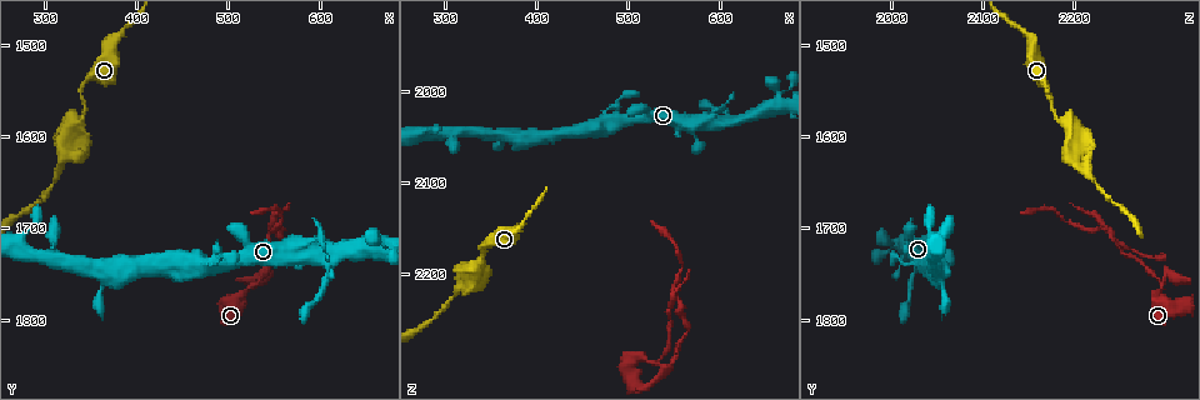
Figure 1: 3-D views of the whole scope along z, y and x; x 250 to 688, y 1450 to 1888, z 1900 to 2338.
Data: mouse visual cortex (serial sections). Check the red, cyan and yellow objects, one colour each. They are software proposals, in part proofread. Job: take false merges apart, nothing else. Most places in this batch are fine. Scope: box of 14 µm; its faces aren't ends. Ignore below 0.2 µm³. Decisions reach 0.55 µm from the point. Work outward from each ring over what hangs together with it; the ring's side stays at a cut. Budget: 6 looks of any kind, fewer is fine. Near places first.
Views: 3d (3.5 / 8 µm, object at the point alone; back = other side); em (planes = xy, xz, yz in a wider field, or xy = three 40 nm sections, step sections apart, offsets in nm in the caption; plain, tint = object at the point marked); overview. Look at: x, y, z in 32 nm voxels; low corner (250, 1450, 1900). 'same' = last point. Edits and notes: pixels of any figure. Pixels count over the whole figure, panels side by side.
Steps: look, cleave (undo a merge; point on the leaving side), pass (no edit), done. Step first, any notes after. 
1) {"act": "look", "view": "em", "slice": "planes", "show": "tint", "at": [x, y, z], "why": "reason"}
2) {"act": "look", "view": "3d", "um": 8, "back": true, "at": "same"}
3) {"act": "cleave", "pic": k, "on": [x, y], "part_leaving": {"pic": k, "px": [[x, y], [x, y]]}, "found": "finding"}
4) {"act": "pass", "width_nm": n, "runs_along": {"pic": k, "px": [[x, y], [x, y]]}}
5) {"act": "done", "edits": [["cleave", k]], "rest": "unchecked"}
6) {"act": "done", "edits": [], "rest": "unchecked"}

{"act": "look", "view": "3d", "um": 8, "at": [665, 1715, 2005], "why": "two arms at a narrow angle"}

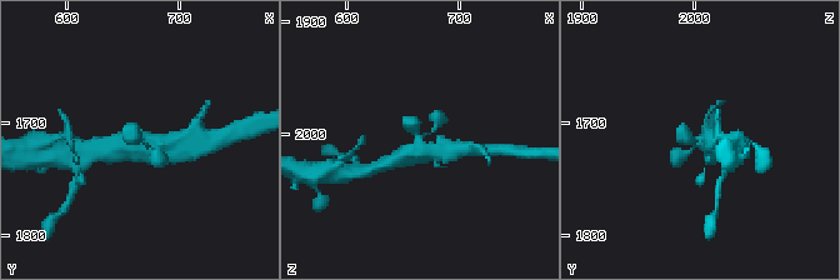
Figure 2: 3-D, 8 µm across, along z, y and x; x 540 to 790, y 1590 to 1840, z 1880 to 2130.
{"act": "look", "view": "3d", "um": 3.5, "at": [666, 1716, 2008]}

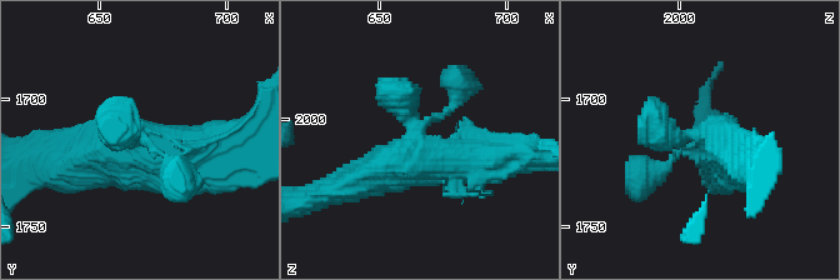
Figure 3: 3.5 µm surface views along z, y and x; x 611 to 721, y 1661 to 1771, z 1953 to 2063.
{"act": "look", "view": "em", "slice": "xy", "step": 3, "show": "tint", "at": [664, 1716, 2008], "why": "now the EM"}

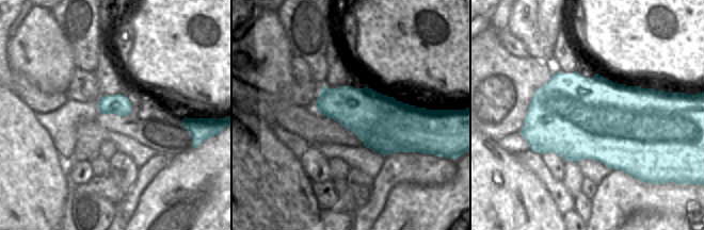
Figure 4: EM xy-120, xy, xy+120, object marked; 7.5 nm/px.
{"act": "cleave", "pic": 3, "on": [659, 135], "part_leaving": {"pic": 3, "px": [[413, 156], [420, 128], [389, 89]]}, "found": "two cells meet here"}

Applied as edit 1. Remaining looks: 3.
{"act": "look", "view": "3d", "um": 8, "at": [340, 1540, 2165], "why": "calibre changes"}

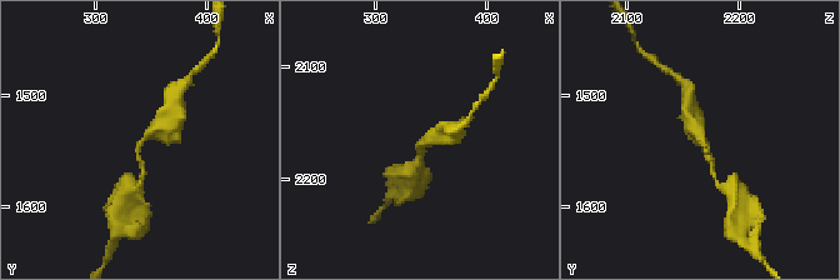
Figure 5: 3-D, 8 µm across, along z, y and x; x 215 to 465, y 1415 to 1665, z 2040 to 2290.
{"act": "look", "view": "3d", "um": 3.5, "at": [338, 1542, 2166], "why": "closer look"}

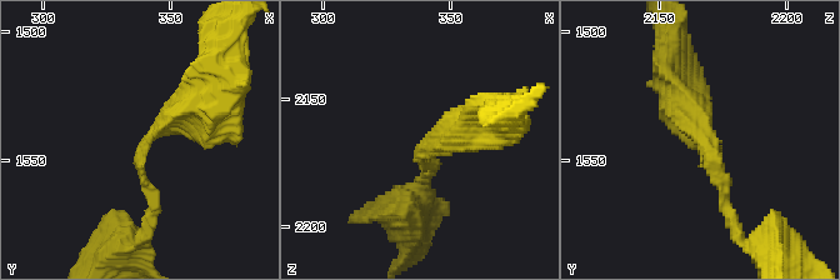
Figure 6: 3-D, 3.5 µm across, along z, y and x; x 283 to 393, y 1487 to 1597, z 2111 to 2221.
{"act": "look", "view": "em", "slice": "xy", "step": 5, "show": "tint", "at": [339, 1544, 2167]}

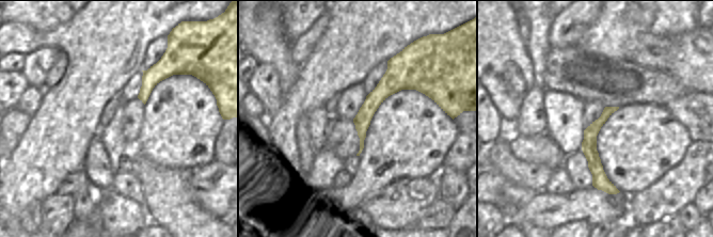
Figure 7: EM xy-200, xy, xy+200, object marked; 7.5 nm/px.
{"act": "pass", "runs_along": {"pic": 7, "px": [[418, 84], [392, 83], [362, 137]]}, "found": "all the same cell"}

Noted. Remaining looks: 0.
{"act": "done", "edits": [["cleave", 3]], "rest": "unchecked"}

